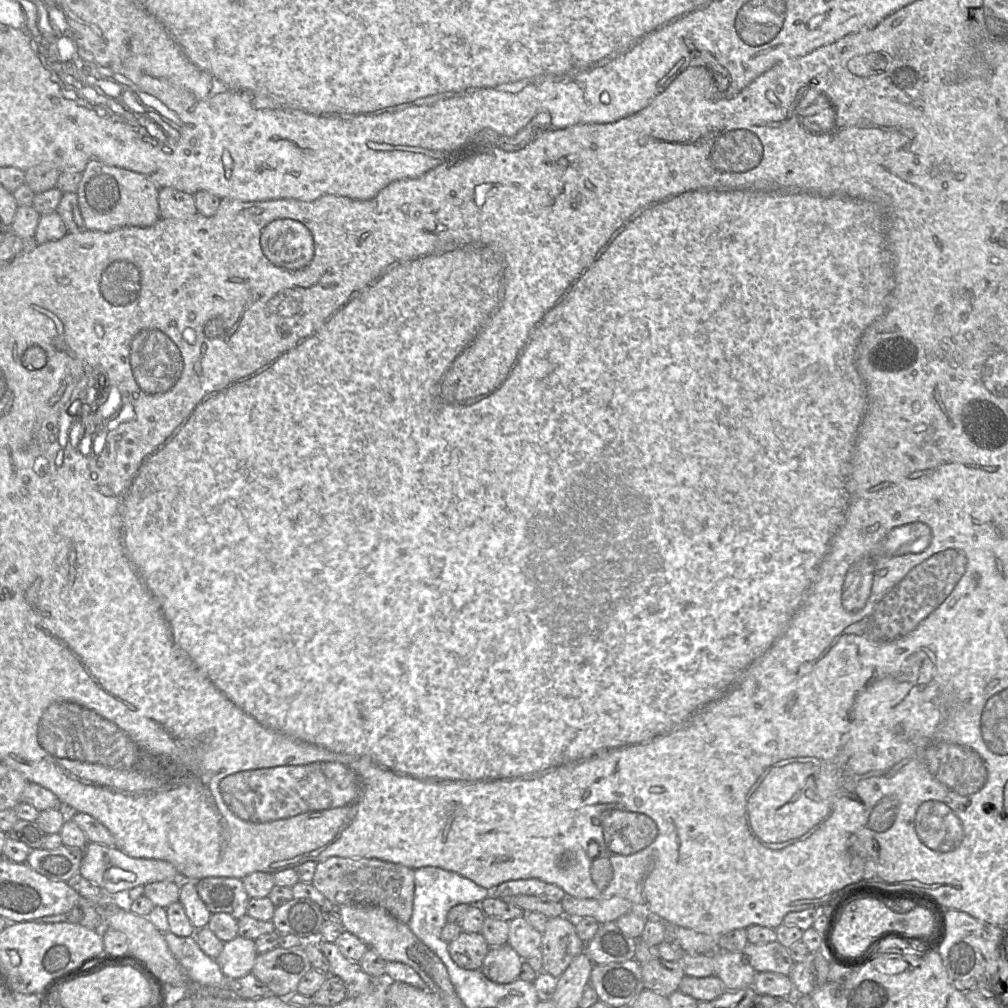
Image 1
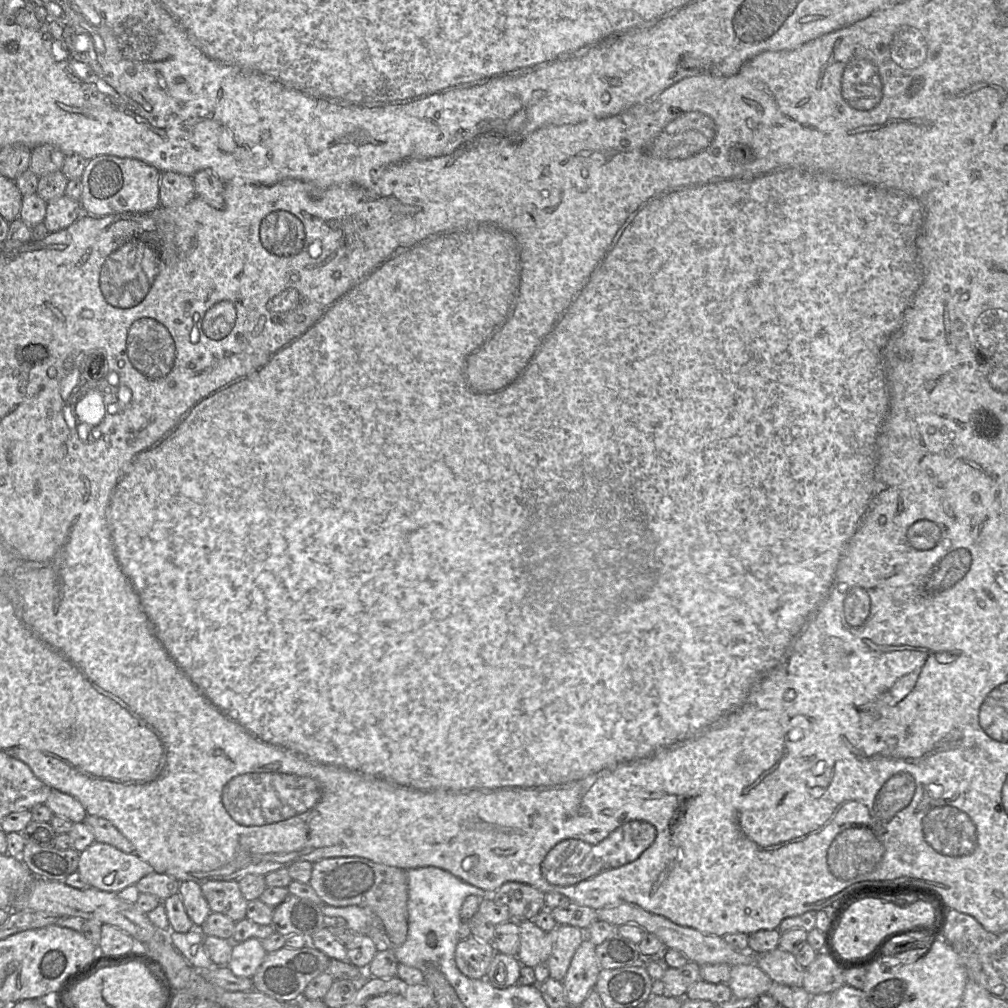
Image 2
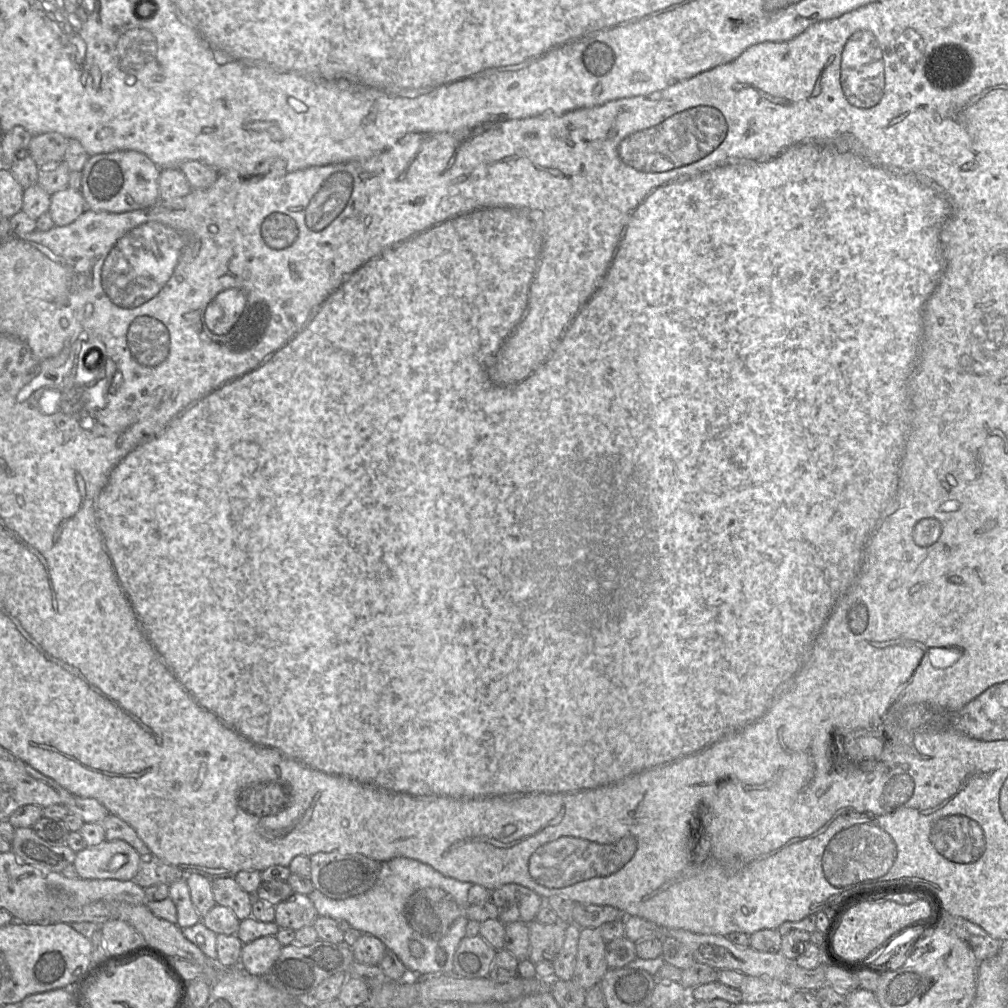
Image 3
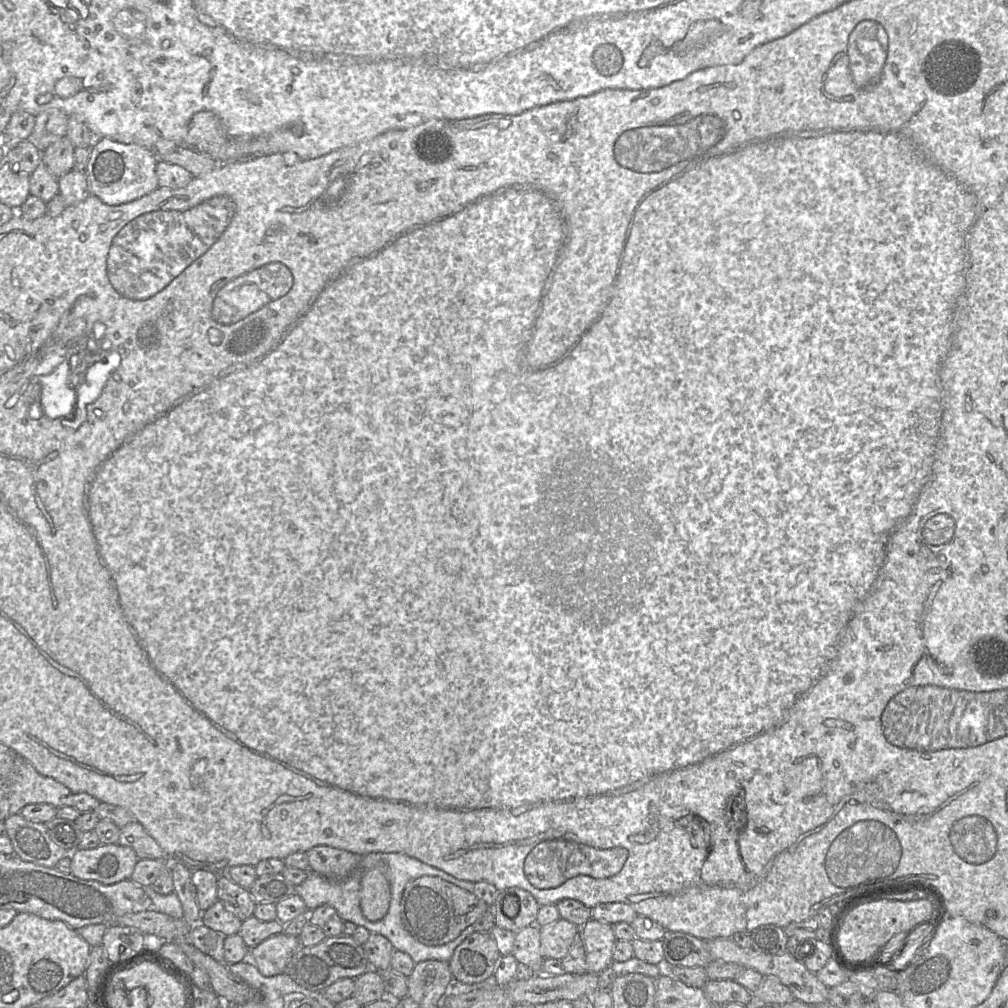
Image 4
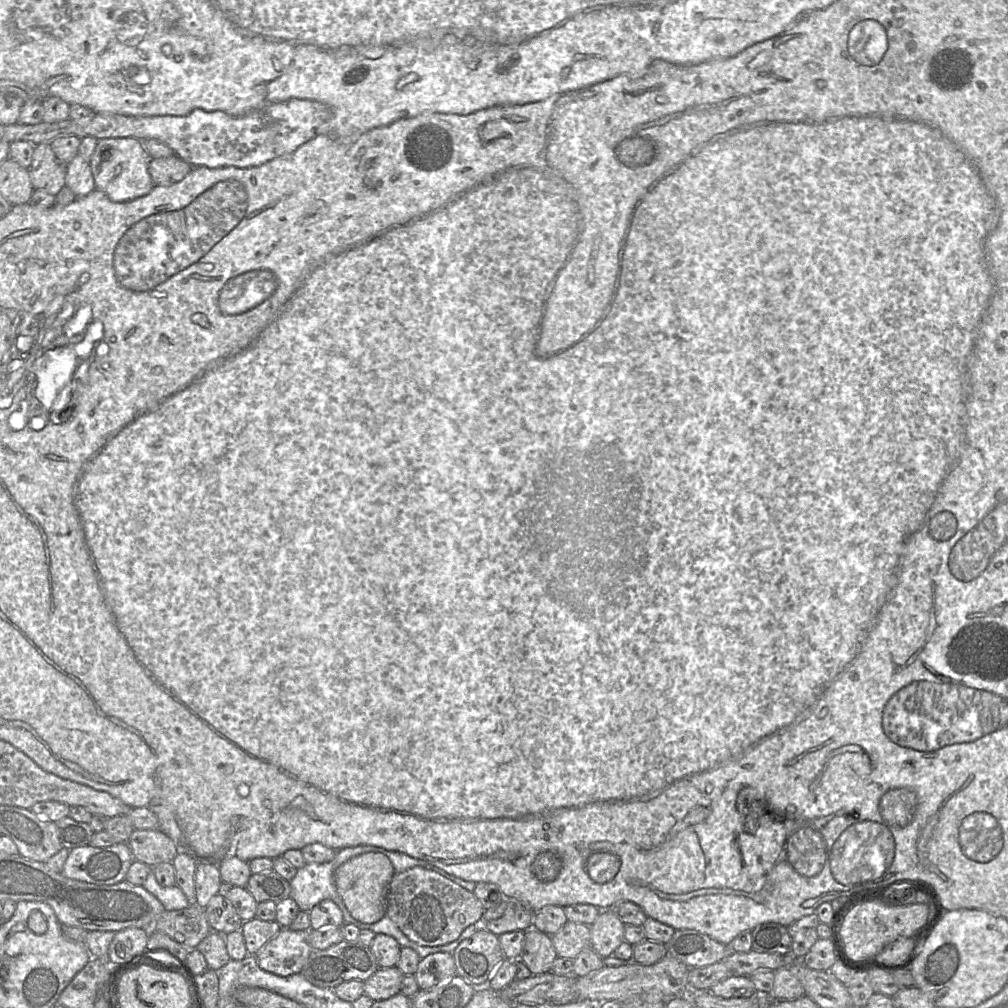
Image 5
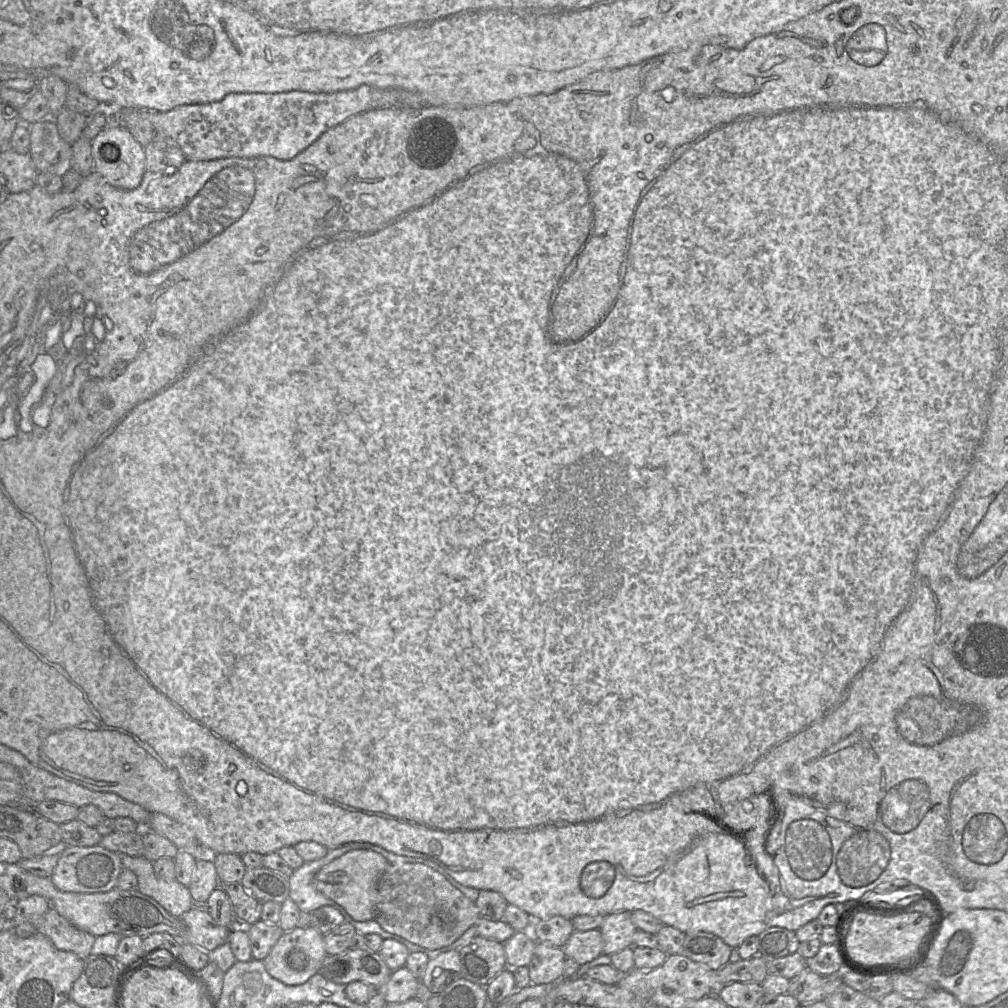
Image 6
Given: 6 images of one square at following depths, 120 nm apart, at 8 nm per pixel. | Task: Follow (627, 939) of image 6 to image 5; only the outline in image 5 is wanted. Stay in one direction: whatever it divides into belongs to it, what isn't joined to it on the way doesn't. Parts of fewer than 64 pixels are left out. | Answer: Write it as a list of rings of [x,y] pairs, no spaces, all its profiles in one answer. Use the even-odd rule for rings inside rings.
[[[602,910],[590,925],[590,947],[602,959],[611,956],[624,940],[625,924],[611,910]]]

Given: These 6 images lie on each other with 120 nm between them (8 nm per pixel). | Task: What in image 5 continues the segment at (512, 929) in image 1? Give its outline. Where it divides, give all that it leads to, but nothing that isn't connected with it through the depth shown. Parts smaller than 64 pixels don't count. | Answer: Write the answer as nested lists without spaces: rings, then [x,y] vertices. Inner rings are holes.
[[[567,921],[566,924],[551,936],[557,956],[575,959],[578,954],[590,947],[590,926]]]

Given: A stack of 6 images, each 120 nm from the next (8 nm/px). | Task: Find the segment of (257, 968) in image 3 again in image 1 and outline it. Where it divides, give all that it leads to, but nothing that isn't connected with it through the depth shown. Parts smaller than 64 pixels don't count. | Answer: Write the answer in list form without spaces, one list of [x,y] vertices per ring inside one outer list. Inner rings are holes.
[[[236,936],[224,943],[216,961],[227,979],[236,979],[252,972],[257,956],[255,940]]]

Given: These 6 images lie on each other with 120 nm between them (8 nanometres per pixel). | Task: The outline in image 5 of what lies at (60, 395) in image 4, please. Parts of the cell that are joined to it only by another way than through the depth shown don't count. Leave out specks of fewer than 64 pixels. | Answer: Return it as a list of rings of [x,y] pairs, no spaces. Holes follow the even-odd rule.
[[[72,344],[52,350],[41,359],[35,372],[37,378],[33,393],[39,396],[41,405],[36,412],[46,415],[42,417],[45,425],[48,417],[52,423],[61,422],[61,415],[57,416],[60,410],[54,412],[52,405],[58,393],[70,381],[78,362],[75,345]]]

